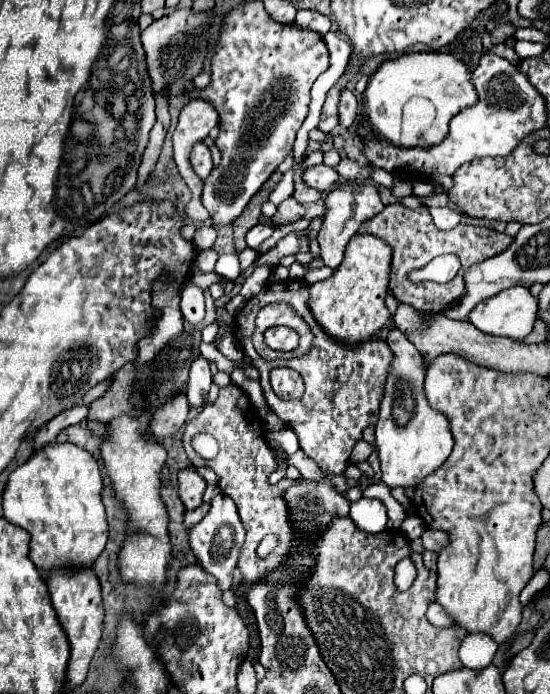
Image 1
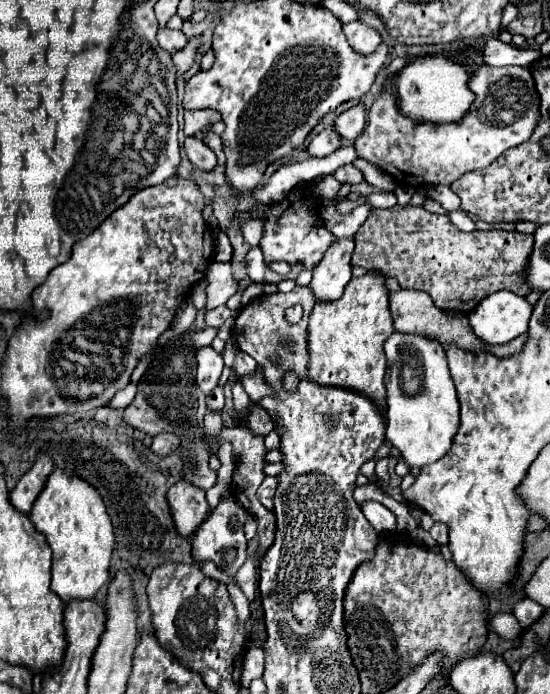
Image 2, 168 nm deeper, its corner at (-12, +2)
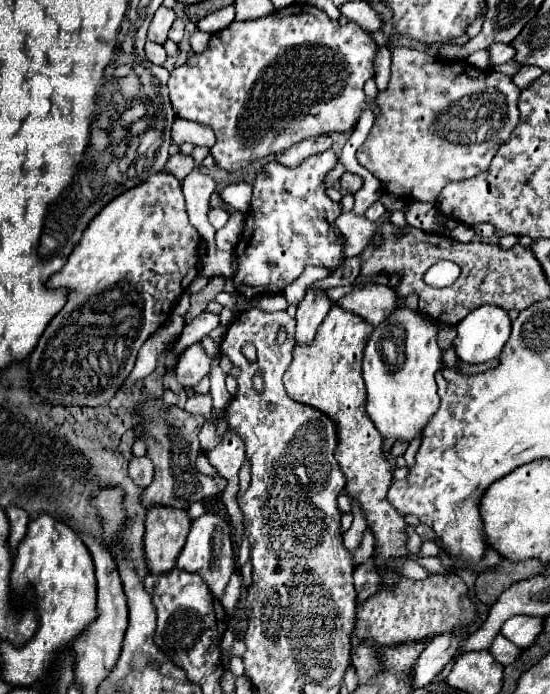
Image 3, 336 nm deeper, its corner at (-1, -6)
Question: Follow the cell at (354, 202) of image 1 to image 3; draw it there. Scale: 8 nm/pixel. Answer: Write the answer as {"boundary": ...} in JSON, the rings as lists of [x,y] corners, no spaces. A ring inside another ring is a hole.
{"boundary":[[[307,290],[305,298],[297,306],[297,344],[309,344],[309,340],[313,340],[331,306],[333,302],[327,298],[325,290]]]}

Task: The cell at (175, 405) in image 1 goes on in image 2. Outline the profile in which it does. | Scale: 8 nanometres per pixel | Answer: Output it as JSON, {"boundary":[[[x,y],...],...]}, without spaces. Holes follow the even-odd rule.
{"boundary":[[[160,434],[160,436],[154,438],[150,450],[152,450],[156,456],[170,456],[172,452],[176,452],[178,444],[180,444],[178,436],[174,436],[174,434]]]}

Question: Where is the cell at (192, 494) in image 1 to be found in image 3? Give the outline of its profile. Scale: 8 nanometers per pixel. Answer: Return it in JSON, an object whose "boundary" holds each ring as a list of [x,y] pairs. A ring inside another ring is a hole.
{"boundary":[[[153,506],[147,510],[147,520],[145,520],[145,558],[149,560],[149,570],[151,572],[169,572],[175,568],[175,560],[185,544],[185,538],[191,528],[191,518],[187,510],[177,510],[177,508],[167,508],[167,506]]]}

